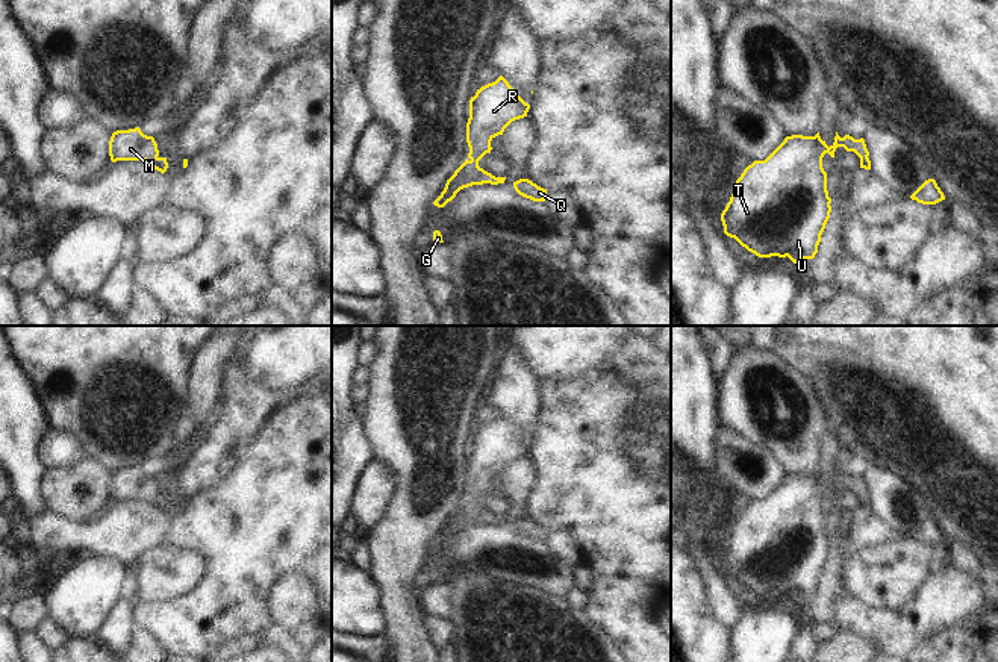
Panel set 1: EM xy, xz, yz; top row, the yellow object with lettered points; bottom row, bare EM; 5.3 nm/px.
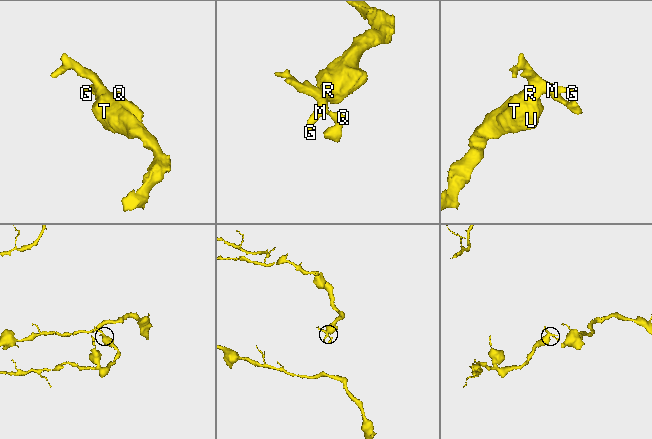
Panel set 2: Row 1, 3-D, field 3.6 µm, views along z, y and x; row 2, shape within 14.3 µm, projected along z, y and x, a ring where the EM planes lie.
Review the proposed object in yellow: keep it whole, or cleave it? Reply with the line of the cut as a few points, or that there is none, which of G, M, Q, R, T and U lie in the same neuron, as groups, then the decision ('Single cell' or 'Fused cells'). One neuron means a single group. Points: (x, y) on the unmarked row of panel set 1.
No split. Groups: G M Q R T U. Single cell.

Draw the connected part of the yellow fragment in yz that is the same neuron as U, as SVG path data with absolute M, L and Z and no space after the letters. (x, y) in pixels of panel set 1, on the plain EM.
M819 471L815 476L786 476L765 500L754 500L736 520L730 541L721 553L724 573L759 597L787 595L794 603L813 598L831 551L822 497L825 492L834 497L837 486L854 491L860 497L860 507L871 509L863 477L841 477L836 471L834 482L828 486Z

